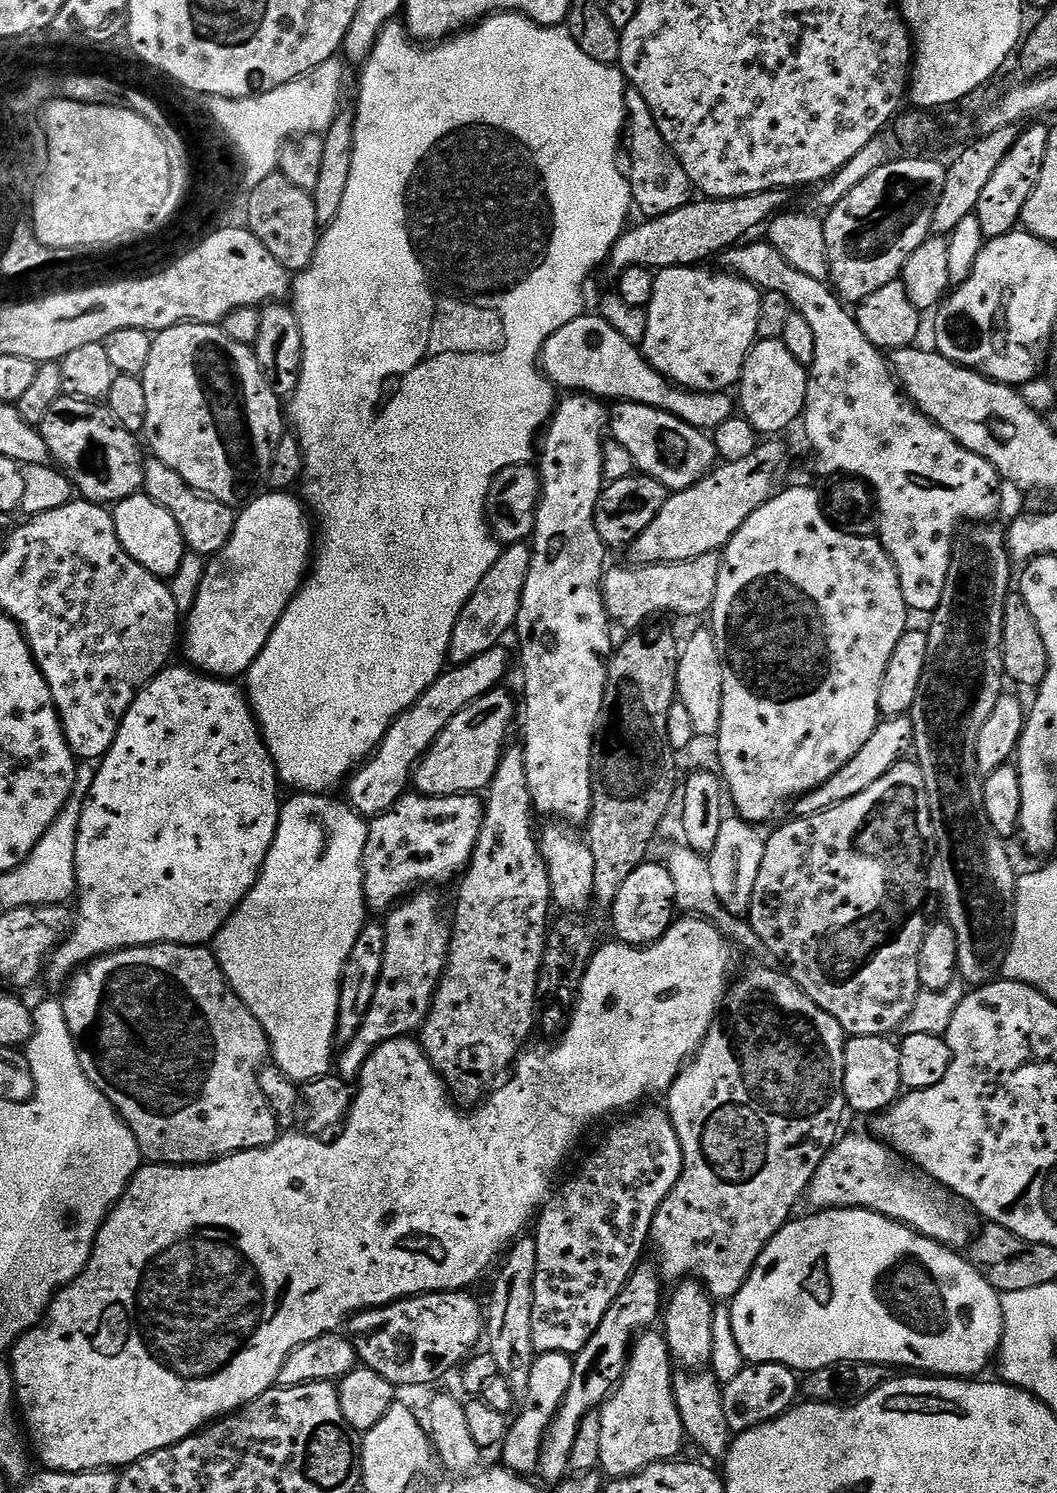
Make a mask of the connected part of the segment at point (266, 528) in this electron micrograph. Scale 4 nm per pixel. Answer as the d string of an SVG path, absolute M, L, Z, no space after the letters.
M272 490L268 494L257 495L243 505L236 517L230 542L226 542L222 551L207 561L208 569L200 580L192 613L189 616L187 613L182 628L182 652L184 648L184 656L188 659L185 661L198 672L217 678L243 677L266 646L274 626L278 626L288 603L296 597L310 571L310 561L314 556L314 524L305 505L287 491Z

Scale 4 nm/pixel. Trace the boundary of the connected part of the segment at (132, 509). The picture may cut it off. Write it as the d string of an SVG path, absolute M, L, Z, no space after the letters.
M143 494L128 496L111 509L114 518L114 530L118 534L118 542L146 570L150 570L161 578L169 578L180 568L186 557L182 530L178 530L178 522L170 515L166 506L158 506L150 497Z

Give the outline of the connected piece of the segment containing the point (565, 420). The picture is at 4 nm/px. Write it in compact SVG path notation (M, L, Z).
M568 394L564 397L543 429L542 443L538 448L540 501L536 503L536 526L530 537L532 561L526 574L526 586L520 595L514 636L520 639L520 660L524 663L522 747L532 803L537 813L545 812L548 818L559 818L572 826L584 826L592 812L592 745L608 677L605 657L614 648L612 636L608 633L610 617L602 591L606 545L602 538L598 538L594 526L598 498L606 483L602 466L606 408L592 395Z

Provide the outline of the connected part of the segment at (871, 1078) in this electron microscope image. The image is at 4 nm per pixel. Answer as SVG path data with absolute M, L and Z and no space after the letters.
M853 1036L844 1041L844 1102L856 1112L879 1114L892 1107L902 1095L898 1074L897 1041L887 1036Z

